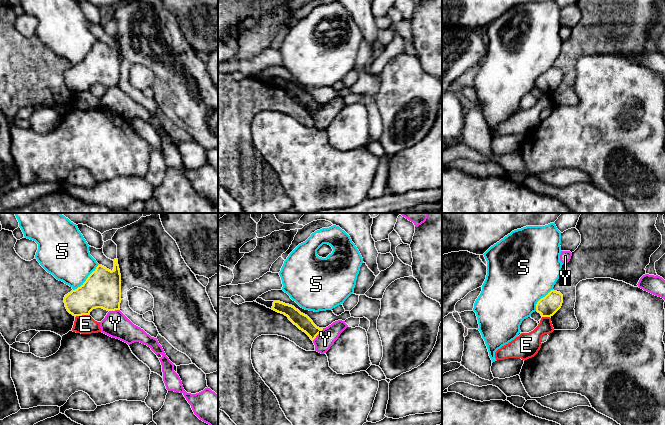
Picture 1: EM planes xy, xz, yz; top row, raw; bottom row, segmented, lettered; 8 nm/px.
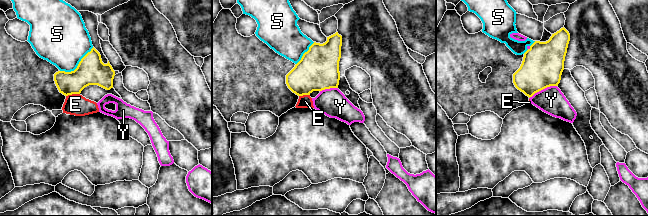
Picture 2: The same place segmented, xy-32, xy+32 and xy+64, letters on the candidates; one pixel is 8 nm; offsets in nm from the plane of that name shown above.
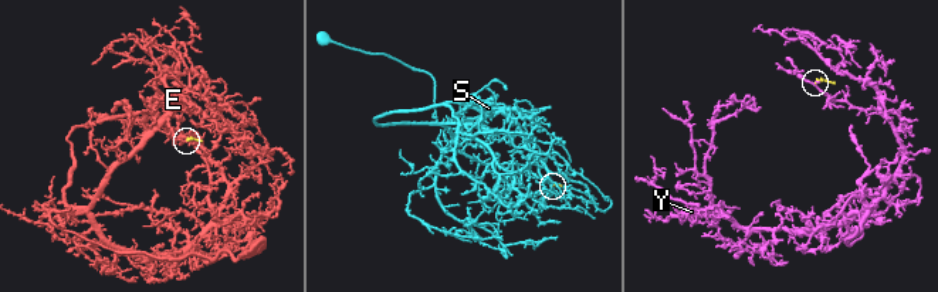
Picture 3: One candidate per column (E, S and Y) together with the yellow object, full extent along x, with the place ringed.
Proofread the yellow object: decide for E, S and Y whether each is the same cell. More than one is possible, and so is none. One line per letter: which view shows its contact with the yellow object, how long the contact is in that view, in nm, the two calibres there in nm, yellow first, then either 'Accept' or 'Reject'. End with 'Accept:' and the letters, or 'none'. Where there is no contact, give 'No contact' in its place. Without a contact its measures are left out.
E: Touches yellow in xy. Shared border 110 nm. Thickness 280 nm (yellow) against 160 nm. Reject
S: Touches yellow in xy. Shared border 300 nm. Thickness 300 nm (yellow) against 380 nm. Reject
Y: Touches yellow in xz. Shared border 140 nm. Thickness 120 nm (yellow) against 150 nm. Reject
Accept: none

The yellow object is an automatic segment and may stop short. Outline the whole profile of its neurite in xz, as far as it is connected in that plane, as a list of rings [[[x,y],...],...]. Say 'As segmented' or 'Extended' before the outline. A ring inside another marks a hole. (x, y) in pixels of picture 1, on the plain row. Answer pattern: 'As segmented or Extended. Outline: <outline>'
As segmented. Outline: [[[274,77],[272,86],[287,92],[288,95],[300,106],[305,108],[312,117],[323,106],[323,104],[317,103],[307,91],[301,89],[292,81]]]

